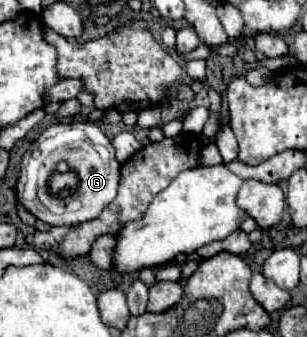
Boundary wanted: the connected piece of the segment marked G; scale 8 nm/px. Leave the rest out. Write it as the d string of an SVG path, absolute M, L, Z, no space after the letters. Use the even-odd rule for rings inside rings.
M71 122L71 124L53 124L49 126L37 140L35 148L41 150L41 144L49 138L55 138L59 134L71 134L69 144L55 148L47 152L47 158L43 160L43 166L39 168L39 186L37 186L37 198L35 200L23 200L23 194L17 192L17 198L21 204L33 212L39 220L51 224L51 226L75 226L87 220L97 218L101 210L115 198L117 194L117 182L119 182L119 170L121 164L115 160L115 150L111 146L111 140L105 136L105 132L99 128L97 122ZM103 148L103 156L99 152ZM65 162L69 172L73 174L75 182L65 188L53 188L51 176L57 172L57 164ZM21 194L21 196L19 196Z

